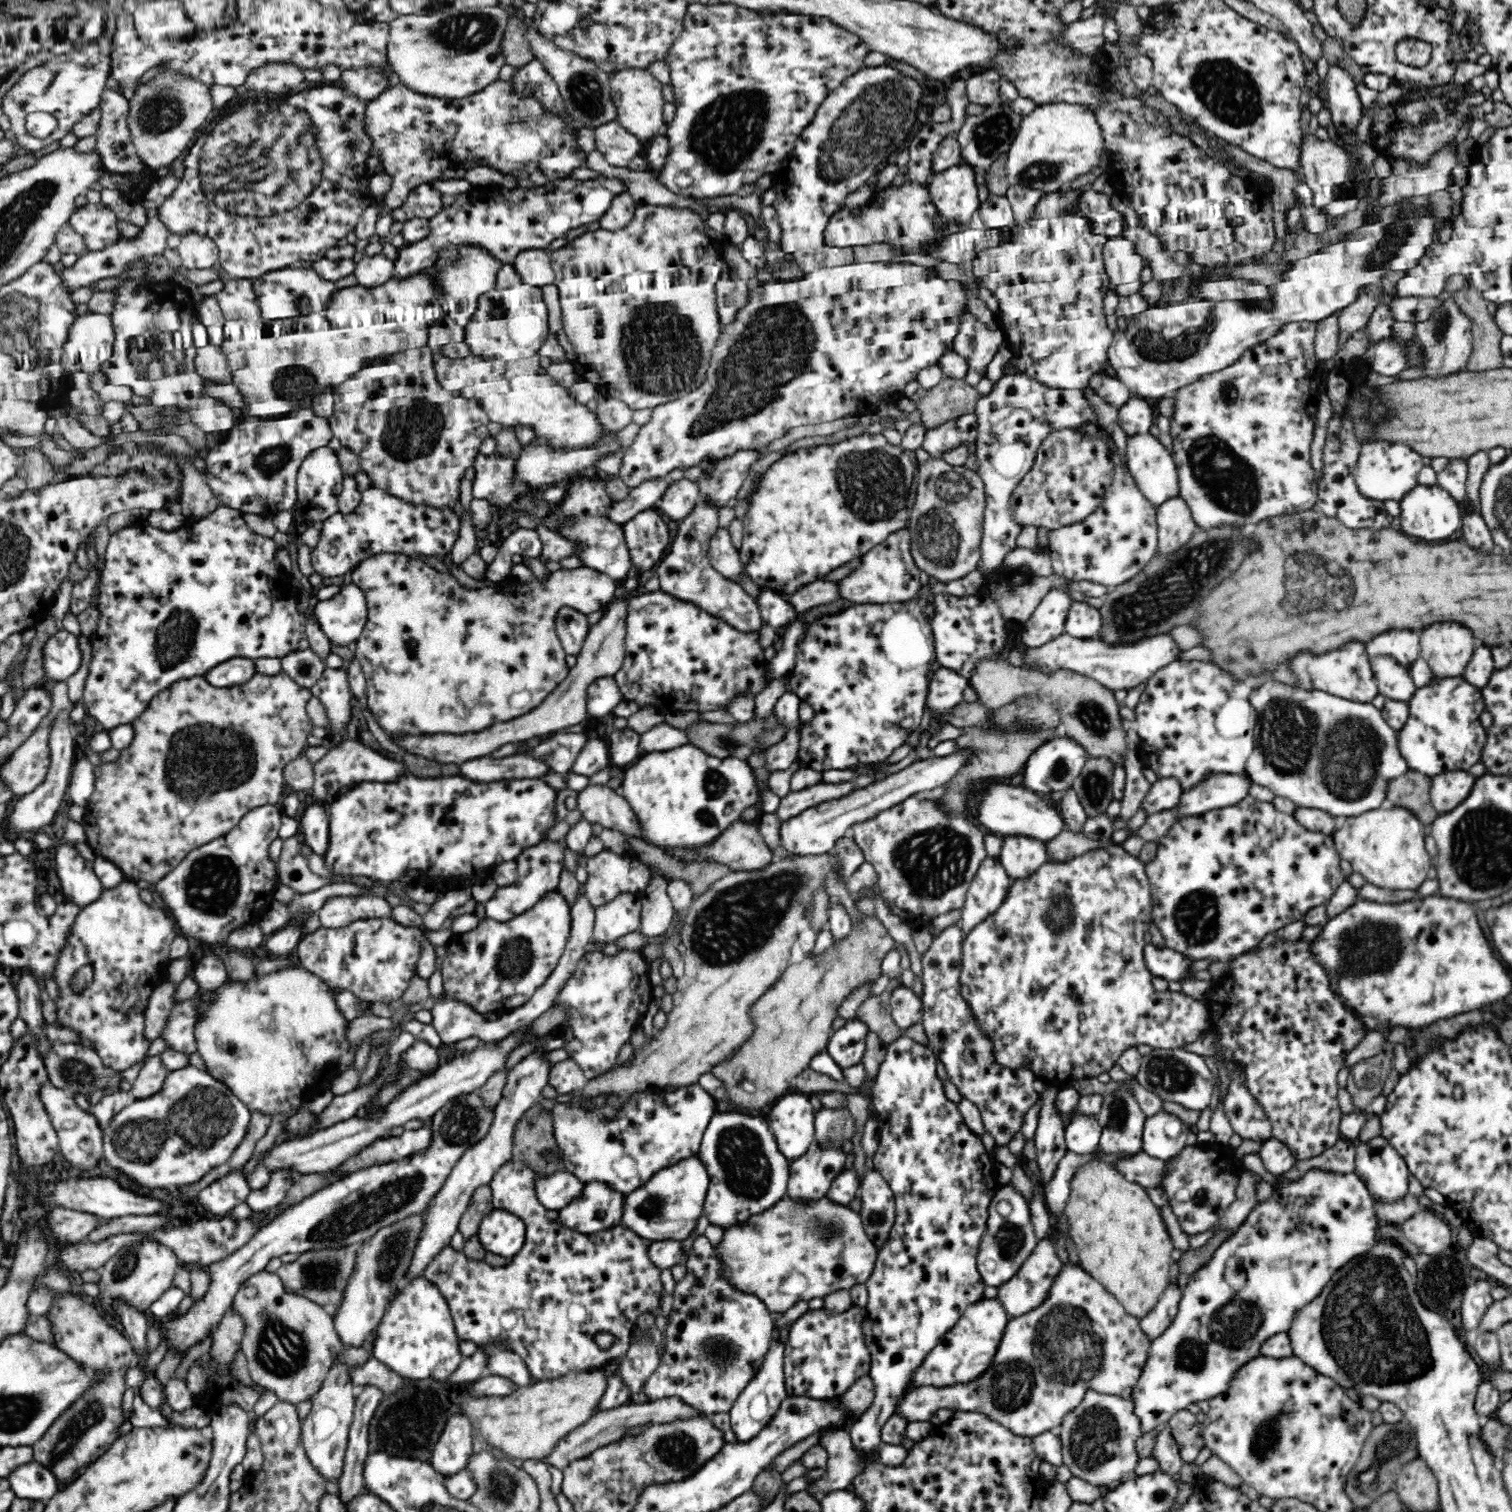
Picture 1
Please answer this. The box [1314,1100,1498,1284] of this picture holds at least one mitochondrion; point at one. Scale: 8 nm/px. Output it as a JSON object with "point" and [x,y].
{"point":[1376,1153]}

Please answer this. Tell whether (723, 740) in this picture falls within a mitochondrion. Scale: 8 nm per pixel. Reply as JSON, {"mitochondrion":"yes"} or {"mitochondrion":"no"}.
{"mitochondrion":"yes"}

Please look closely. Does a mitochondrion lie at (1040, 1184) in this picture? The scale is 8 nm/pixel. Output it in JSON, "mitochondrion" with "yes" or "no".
{"mitochondrion":"no"}

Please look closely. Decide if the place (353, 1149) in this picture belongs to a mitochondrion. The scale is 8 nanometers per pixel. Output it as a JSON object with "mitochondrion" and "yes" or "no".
{"mitochondrion":"no"}

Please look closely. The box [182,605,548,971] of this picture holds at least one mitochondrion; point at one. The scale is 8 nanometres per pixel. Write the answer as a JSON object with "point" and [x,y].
{"point":[214,878]}

